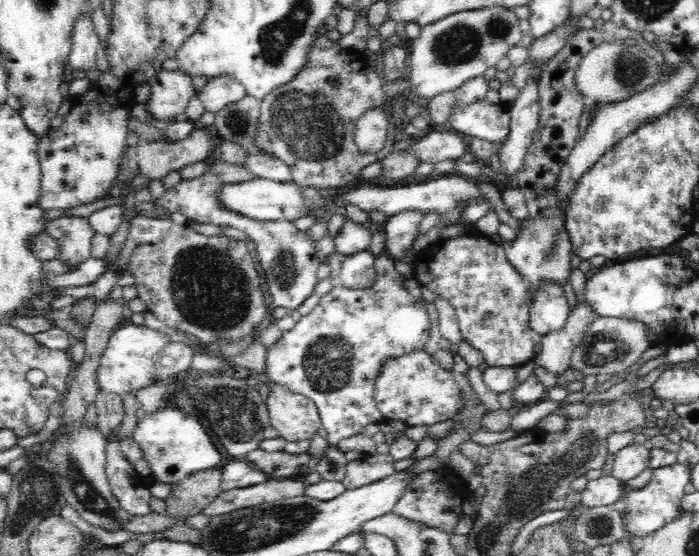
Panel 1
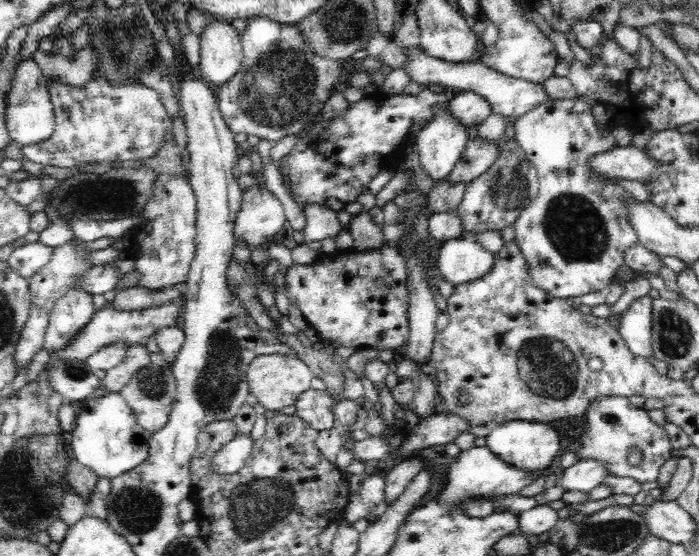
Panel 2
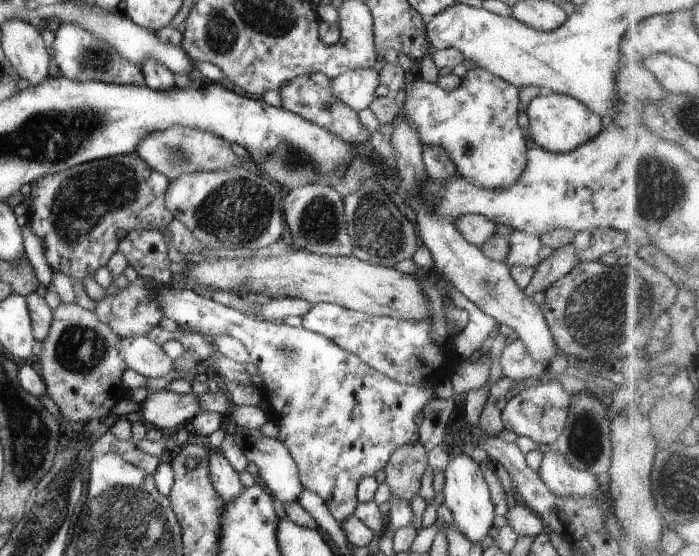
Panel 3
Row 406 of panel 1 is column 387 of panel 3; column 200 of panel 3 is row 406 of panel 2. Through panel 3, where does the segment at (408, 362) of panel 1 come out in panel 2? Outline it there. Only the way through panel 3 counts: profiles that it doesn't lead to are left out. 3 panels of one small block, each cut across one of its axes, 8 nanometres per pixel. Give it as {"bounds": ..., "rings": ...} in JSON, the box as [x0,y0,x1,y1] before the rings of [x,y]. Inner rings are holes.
{"bounds":[295,387,335,430],"rings":[[[310,387],[296,400],[295,414],[314,430],[328,430],[335,424],[334,404],[335,400],[327,390],[315,390]]]}

